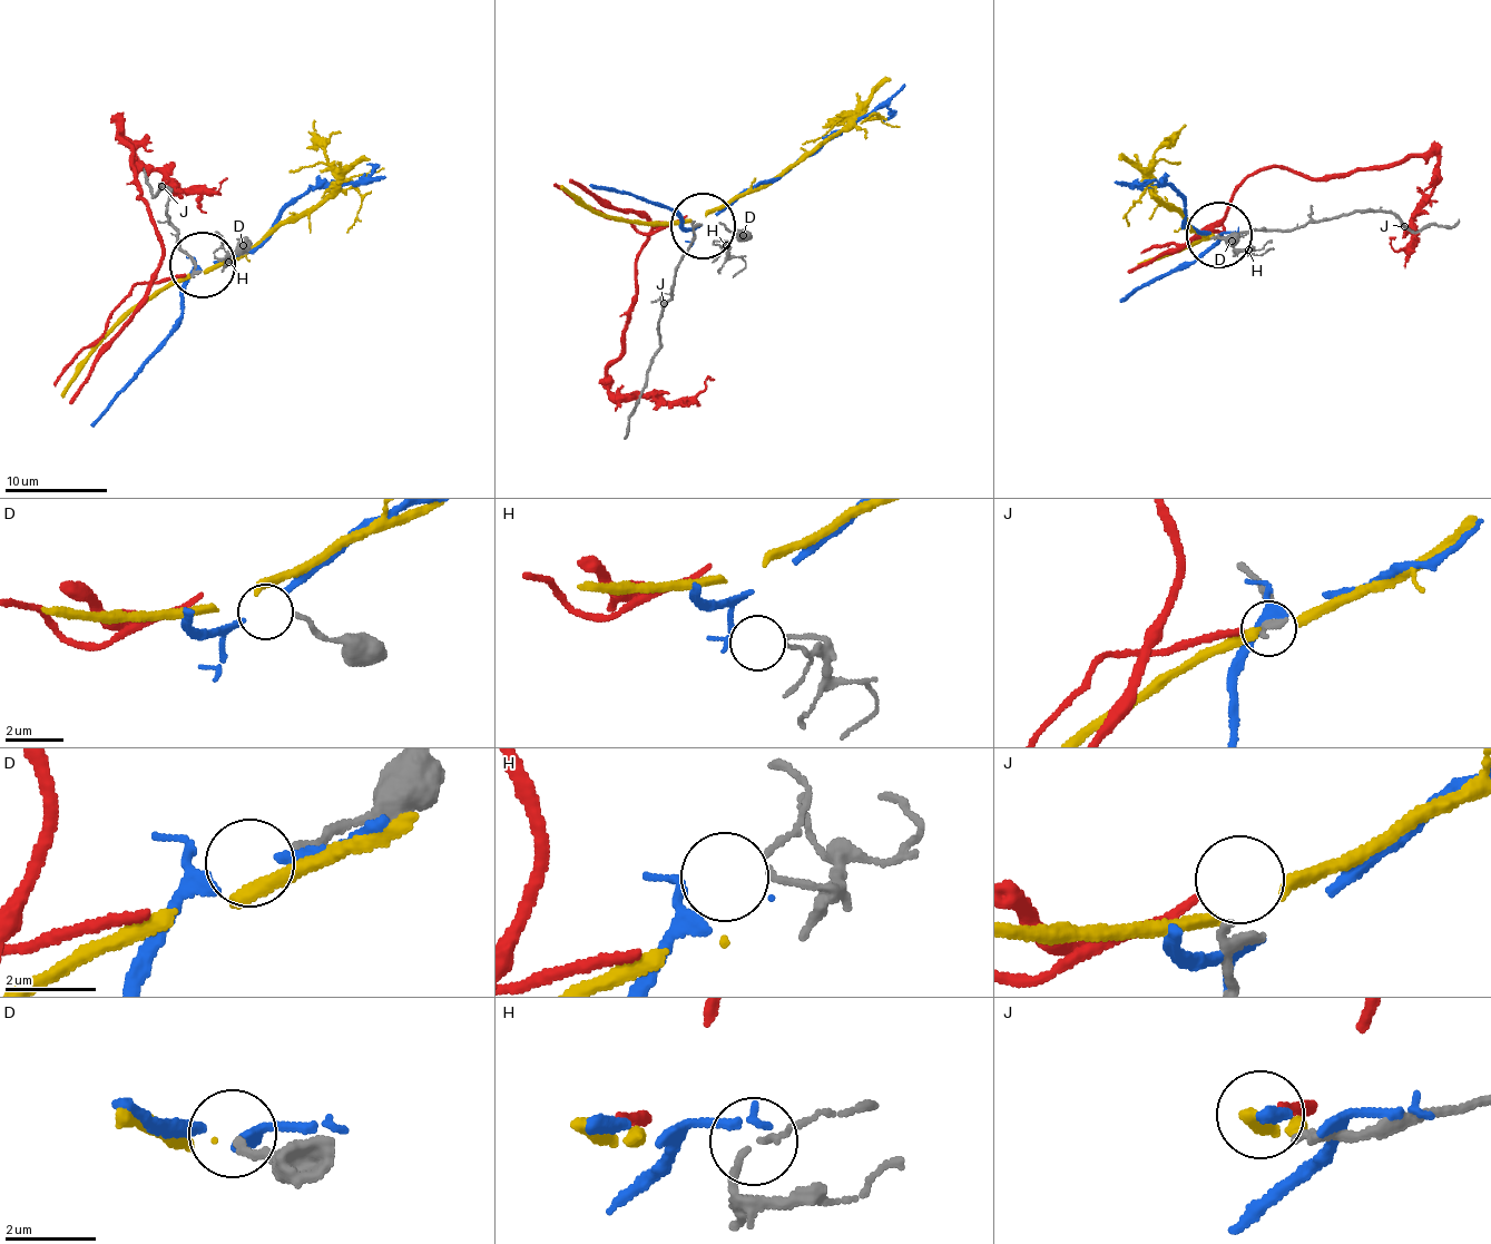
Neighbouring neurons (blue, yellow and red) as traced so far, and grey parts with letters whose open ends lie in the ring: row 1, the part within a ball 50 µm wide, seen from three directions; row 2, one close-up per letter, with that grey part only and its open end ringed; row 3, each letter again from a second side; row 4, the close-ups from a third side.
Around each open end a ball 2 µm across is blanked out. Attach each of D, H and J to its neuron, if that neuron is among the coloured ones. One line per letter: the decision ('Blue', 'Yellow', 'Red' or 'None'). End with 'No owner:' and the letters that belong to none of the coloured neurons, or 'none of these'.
D: None
H: Blue
J: Red
No owner: D

